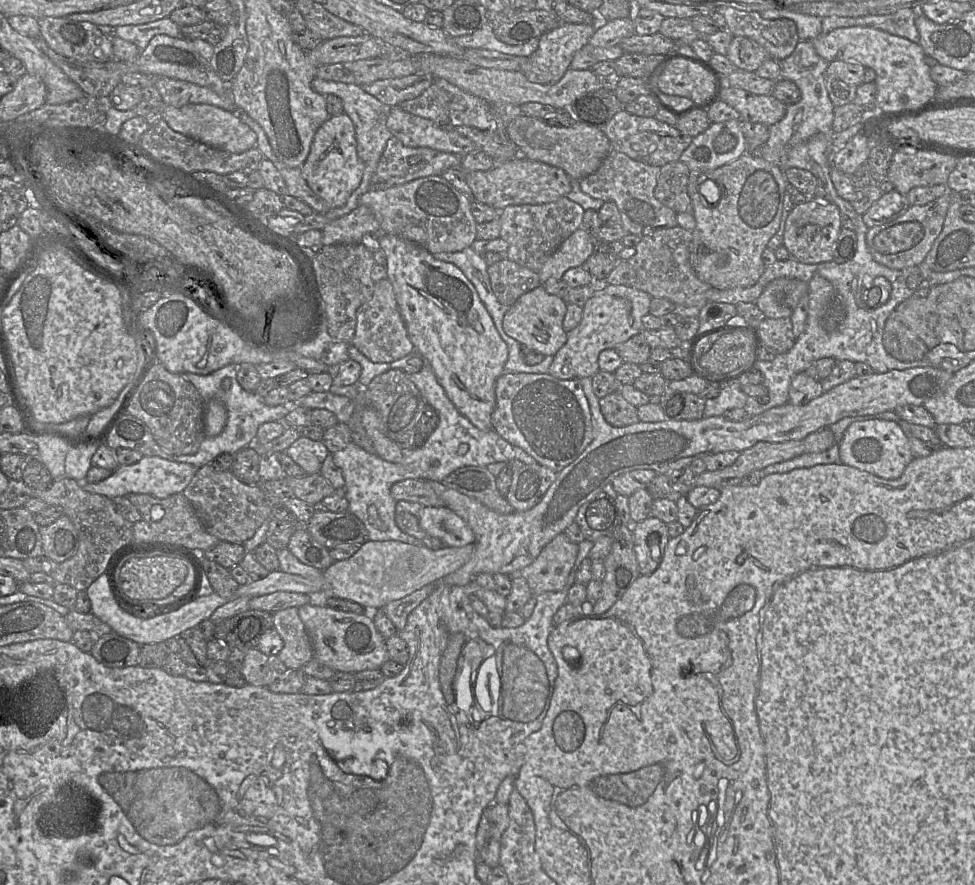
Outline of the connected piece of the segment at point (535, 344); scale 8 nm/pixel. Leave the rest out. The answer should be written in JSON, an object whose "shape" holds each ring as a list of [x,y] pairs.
{"shape":[[[542,285],[523,294],[509,307],[503,318],[503,329],[523,346],[539,351],[545,356],[554,356],[567,340],[563,320],[567,311],[565,301],[546,292]]]}

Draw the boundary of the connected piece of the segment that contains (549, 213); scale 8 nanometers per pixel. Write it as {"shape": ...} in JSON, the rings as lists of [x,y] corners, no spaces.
{"shape":[[[567,196],[545,204],[509,205],[500,211],[500,237],[508,243],[505,257],[539,272],[562,242],[581,227],[584,209]]]}

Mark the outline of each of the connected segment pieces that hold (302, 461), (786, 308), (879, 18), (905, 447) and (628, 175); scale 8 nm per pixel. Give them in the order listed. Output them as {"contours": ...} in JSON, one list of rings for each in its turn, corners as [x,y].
{"contours":[[[[301,436],[285,451],[291,459],[303,468],[307,475],[318,474],[330,451],[322,441]]],[[[777,278],[767,284],[755,303],[767,318],[790,318],[804,295],[808,295],[808,283]]],[[[903,8],[894,13],[882,15],[859,17],[830,16],[822,20],[822,34],[828,34],[841,27],[868,26],[906,38],[911,42],[919,43],[920,36],[915,25],[917,14],[917,8]]],[[[870,419],[853,422],[839,444],[840,463],[869,472],[883,479],[897,479],[915,458],[909,440],[899,424],[889,420]]],[[[612,149],[597,171],[579,180],[579,185],[592,198],[614,202],[620,212],[623,227],[629,233],[642,237],[659,228],[678,226],[677,213],[654,195],[659,174],[660,167],[634,160]]]]}

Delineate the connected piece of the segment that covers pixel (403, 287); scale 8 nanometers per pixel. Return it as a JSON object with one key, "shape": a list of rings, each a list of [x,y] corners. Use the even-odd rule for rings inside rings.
{"shape":[[[382,234],[379,242],[387,258],[387,278],[393,285],[399,311],[415,349],[423,360],[430,363],[457,410],[478,429],[493,429],[491,415],[495,408],[495,386],[498,377],[504,373],[508,346],[499,335],[476,288],[456,265],[436,259],[421,246],[390,234]]]}

